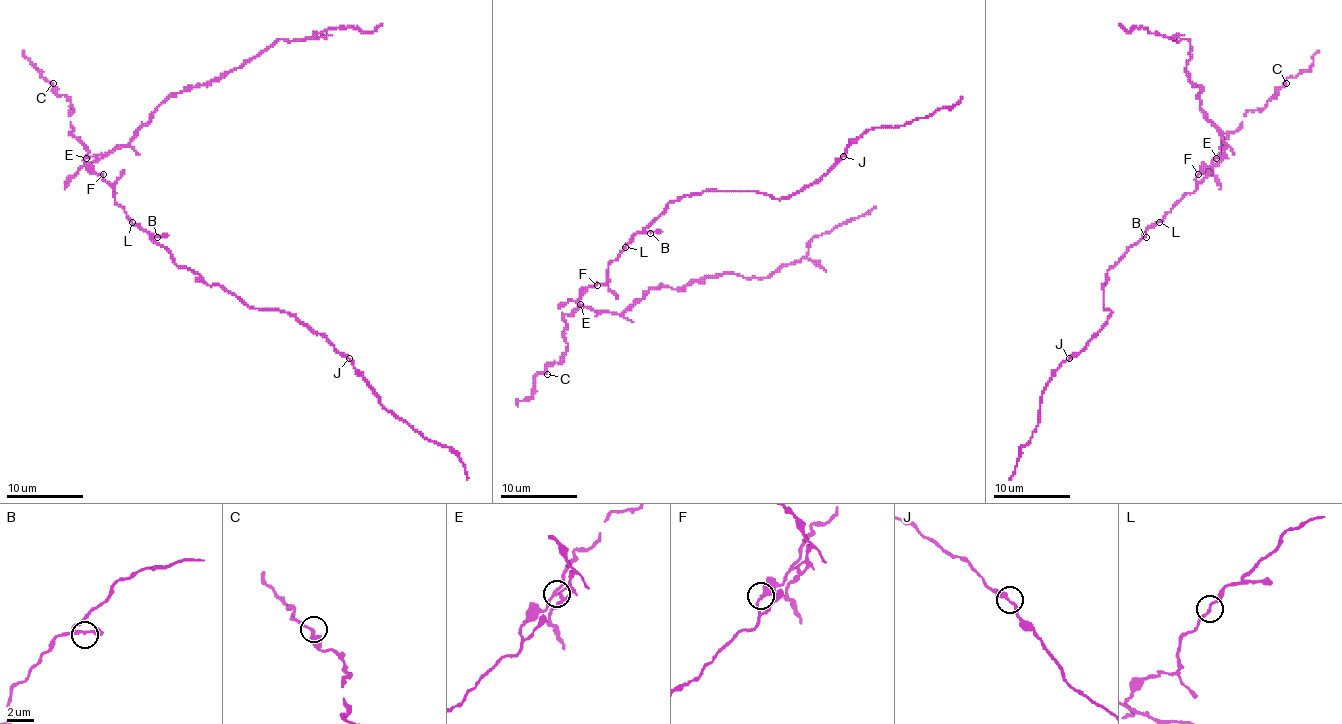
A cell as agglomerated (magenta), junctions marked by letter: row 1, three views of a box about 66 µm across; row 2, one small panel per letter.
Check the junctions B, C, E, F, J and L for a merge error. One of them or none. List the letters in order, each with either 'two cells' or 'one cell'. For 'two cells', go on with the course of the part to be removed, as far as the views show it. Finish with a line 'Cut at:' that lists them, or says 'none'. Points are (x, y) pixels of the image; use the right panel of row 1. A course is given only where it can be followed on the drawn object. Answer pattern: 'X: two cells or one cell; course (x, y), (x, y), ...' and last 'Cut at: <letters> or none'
B: one cell
C: one cell
E: two cells; course (1217, 158), (1227, 147), (1200, 106), (1202, 91), (1186, 72), (1190, 43), (1144, 27), (1126, 31), (1119, 23)
F: one cell
J: one cell
L: one cell
Cut at: E

